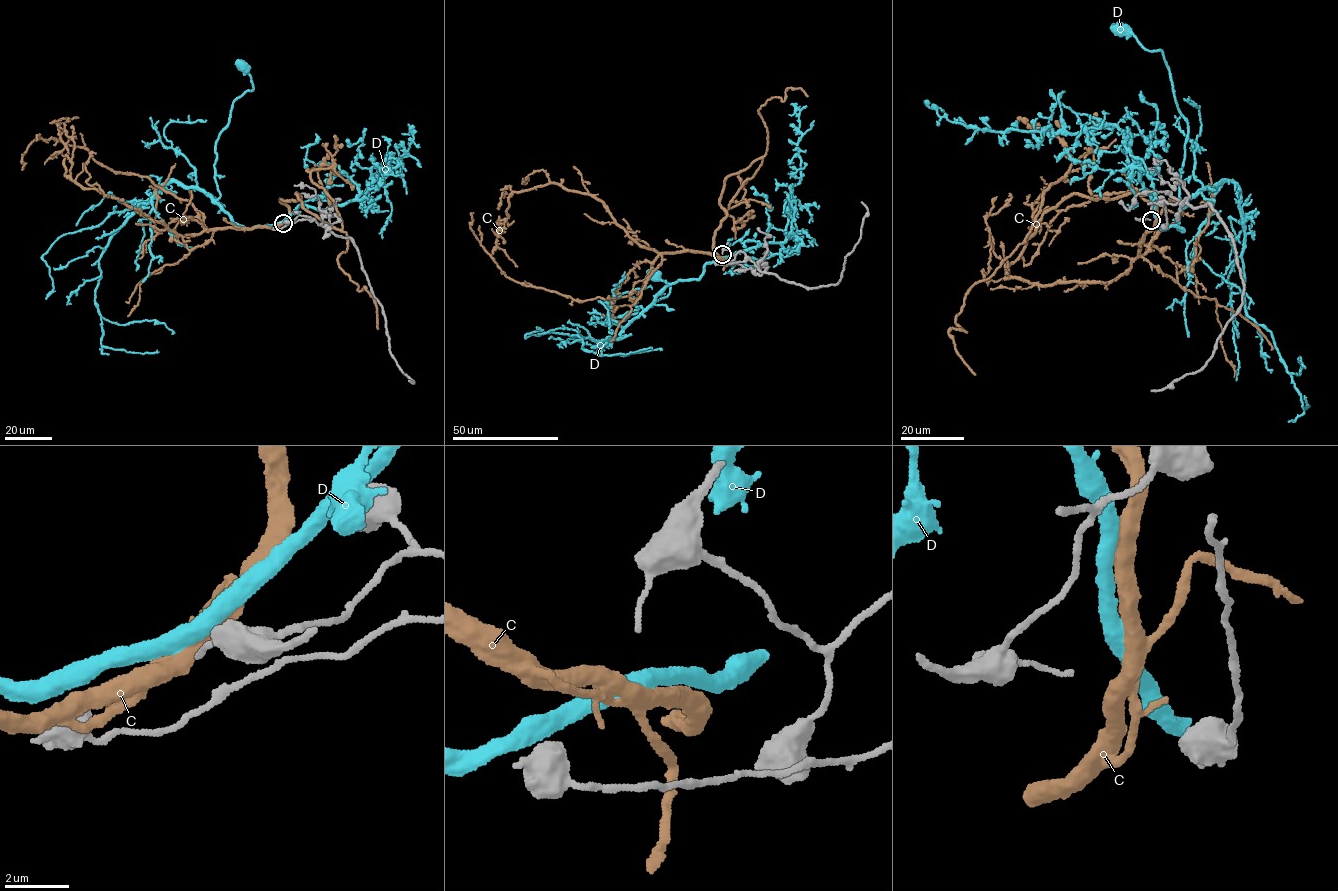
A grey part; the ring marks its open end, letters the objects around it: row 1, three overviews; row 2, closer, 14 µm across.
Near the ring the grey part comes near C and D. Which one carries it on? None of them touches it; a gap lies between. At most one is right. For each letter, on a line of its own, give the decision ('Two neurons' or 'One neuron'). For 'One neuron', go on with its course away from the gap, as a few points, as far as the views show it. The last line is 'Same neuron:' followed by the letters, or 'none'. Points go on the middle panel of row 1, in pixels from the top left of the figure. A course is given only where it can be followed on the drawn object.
C: One neuron. Its course: (721, 257), (638, 245), (601, 201), (548, 183), (514, 191), (508, 217), (498, 222), (496, 244), (517, 267)
D: Two neurons
Same neuron: C

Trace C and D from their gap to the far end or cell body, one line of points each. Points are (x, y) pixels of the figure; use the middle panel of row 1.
C: (721, 257), (638, 245), (601, 201), (548, 183), (514, 191), (508, 217), (498, 222), (496, 244), (517, 267)
D: (722, 256), (705, 263), (698, 279), (680, 280), (660, 290), (651, 307), (668, 294), (670, 286), (652, 274)

